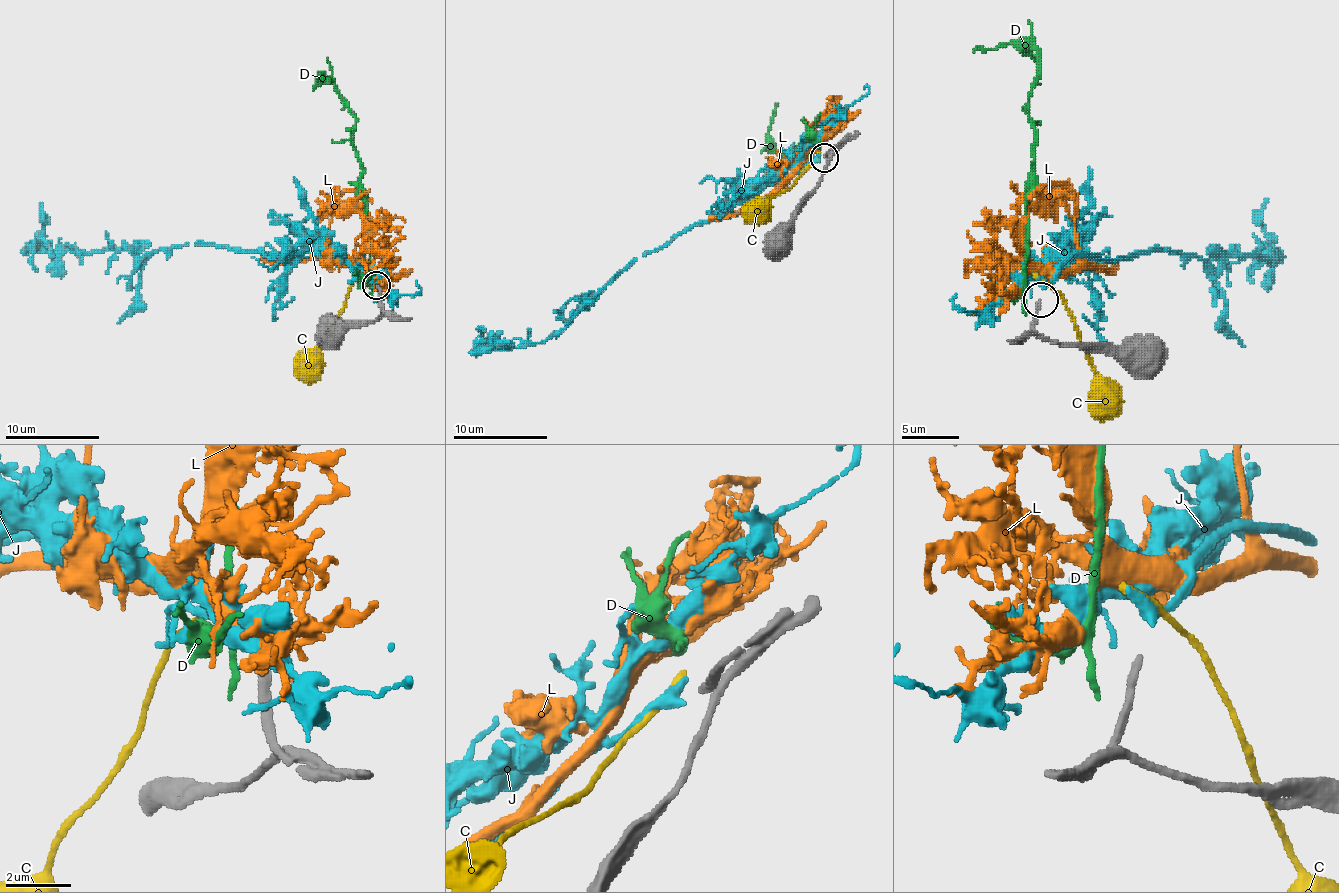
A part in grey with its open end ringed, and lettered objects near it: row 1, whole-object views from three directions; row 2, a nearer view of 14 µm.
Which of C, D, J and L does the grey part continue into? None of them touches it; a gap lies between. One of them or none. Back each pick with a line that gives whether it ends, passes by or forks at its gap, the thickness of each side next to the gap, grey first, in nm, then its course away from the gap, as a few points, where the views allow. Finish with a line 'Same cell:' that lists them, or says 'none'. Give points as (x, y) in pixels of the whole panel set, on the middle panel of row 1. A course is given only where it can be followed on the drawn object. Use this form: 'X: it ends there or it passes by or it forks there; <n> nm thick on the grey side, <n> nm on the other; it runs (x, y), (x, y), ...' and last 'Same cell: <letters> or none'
J: it passes by; 240 nm thick on the grey side, 280 nm on the other; it runs (820, 159), (737, 213), (690, 225), (636, 258), (563, 329), (540, 343), (502, 348), (490, 338), (488, 343)
Same cell: J

